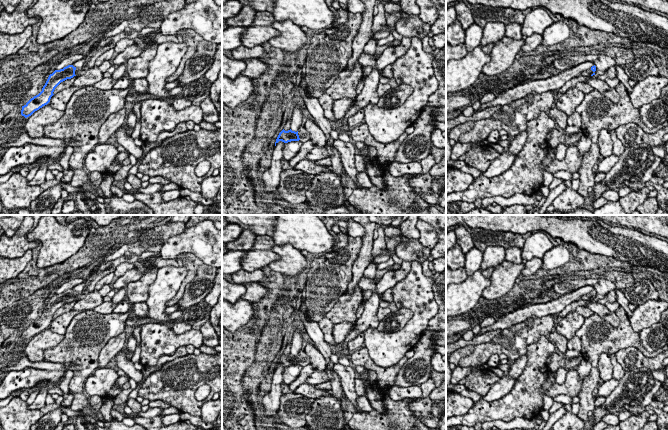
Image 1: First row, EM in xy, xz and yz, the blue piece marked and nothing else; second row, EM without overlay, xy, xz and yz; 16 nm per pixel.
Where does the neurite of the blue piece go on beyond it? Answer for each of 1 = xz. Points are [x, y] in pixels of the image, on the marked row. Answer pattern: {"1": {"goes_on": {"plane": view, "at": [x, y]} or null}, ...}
{"1": {"goes_on": {"plane": "xz", "at": [303, 134]}}}

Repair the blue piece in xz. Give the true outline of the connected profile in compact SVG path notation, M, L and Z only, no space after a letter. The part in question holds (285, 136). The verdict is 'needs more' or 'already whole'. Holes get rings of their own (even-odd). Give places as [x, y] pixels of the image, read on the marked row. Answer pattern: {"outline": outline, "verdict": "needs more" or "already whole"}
{"outline": "M301 126L297 132L292 131L291 129L288 131L285 131L283 129L276 139L275 146L279 141L288 143L291 141L299 141L299 140L302 142L306 142L307 140L309 140L309 133L304 127Z", "verdict": "needs more"}

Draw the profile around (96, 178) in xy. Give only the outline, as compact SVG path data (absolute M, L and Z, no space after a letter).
M94 171L94 172L89 172L88 174L89 174L89 178L90 178L90 182L92 184L93 190L95 191L97 196L104 198L103 191L100 188L100 184L103 181L102 173Z

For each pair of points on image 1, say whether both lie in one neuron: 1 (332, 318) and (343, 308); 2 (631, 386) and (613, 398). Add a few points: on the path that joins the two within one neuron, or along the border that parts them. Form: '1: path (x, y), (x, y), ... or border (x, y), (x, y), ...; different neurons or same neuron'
1: path (335, 316), (340, 311); same neuron
2: path (627, 389), (617, 398); same neuron

